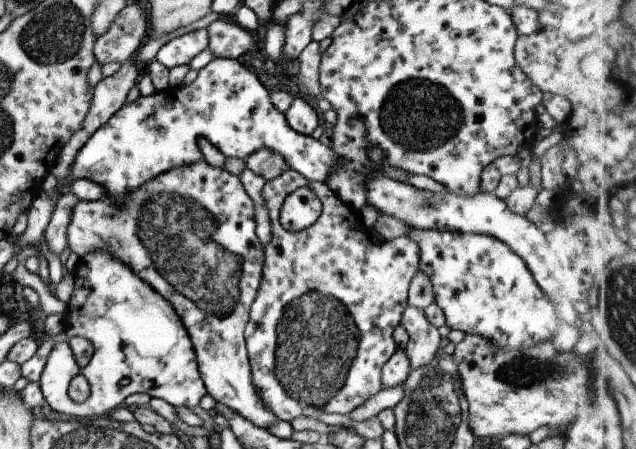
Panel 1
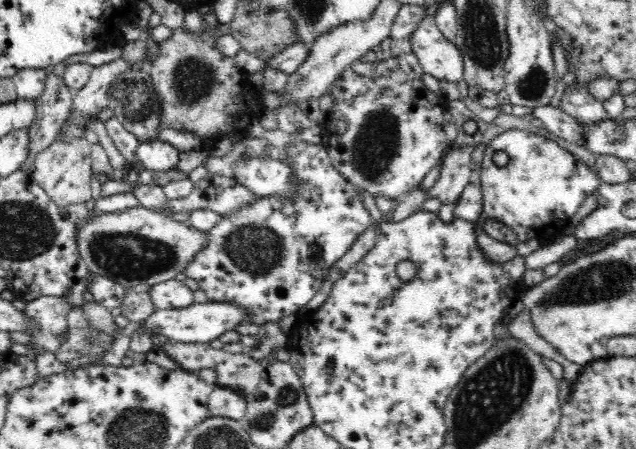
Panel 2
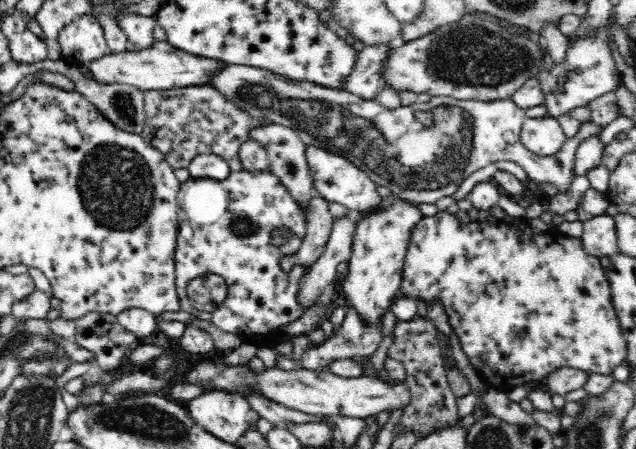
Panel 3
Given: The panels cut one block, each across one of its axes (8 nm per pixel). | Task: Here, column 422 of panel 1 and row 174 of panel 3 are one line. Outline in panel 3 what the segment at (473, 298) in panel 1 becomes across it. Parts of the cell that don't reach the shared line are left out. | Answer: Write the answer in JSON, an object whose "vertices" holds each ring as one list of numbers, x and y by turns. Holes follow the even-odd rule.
{"vertices":[[272,168,264,171,231,172,225,180,210,178,191,178,181,184,179,198,177,245,175,250,176,288,181,310,194,314,198,319,209,320,224,330,241,336,243,342,250,342,257,348,275,348,281,343,280,330,298,320,308,309,299,303,300,280,306,278,310,267,298,264,290,272,280,268,280,258,296,254,306,234,306,210,295,202,290,191,278,176,272,174],[274,231,284,231,286,242,275,244,271,241],[214,274,222,276,226,282,226,298,212,312,194,308,187,297,187,284,194,278]]}

